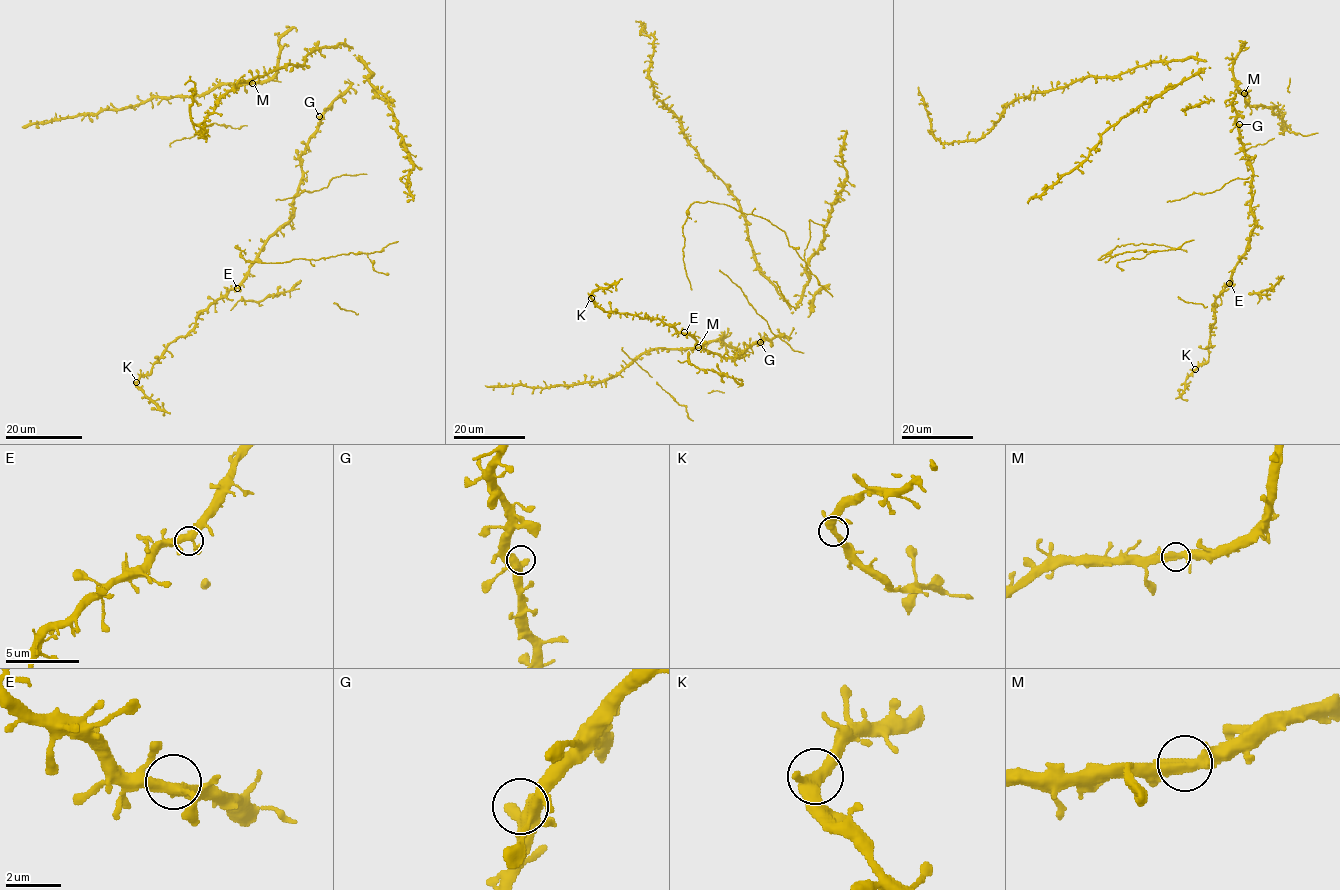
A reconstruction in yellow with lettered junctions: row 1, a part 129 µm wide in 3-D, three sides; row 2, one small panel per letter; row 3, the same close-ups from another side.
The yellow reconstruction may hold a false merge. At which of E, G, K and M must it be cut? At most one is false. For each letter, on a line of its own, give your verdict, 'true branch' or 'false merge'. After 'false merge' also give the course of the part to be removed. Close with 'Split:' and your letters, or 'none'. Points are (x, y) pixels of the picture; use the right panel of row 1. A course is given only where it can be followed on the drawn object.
E: true branch
G: true branch
K: true branch
M: true branch
Split: none

